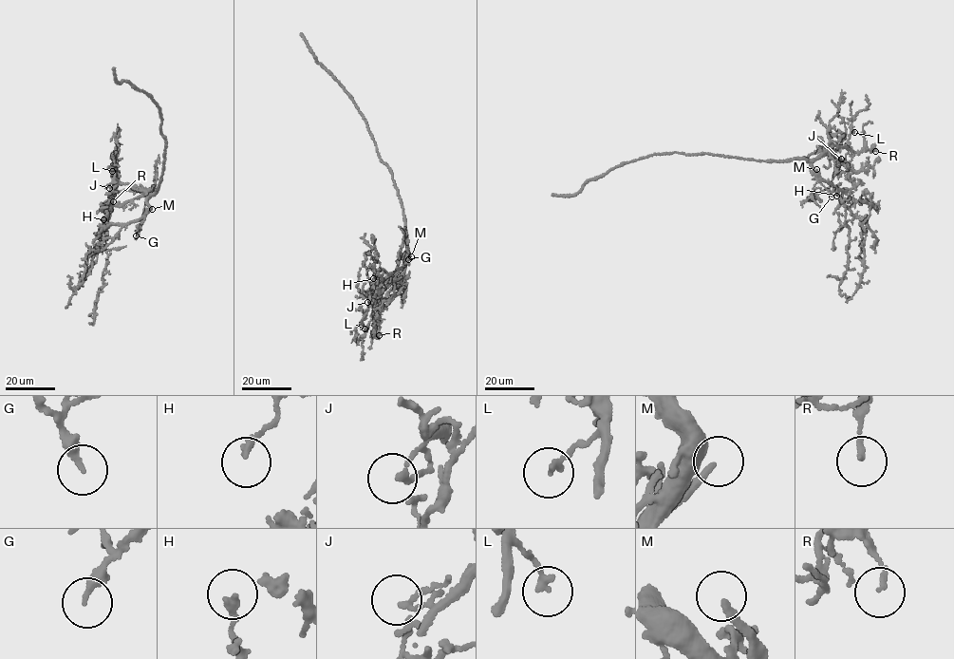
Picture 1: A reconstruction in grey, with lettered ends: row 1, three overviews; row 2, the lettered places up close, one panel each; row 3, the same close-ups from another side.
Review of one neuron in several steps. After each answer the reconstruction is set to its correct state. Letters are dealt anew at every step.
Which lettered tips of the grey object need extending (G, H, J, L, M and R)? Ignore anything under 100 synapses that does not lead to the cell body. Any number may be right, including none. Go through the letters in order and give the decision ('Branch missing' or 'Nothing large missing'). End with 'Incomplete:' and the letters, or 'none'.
G: Nothing large missing
H: Nothing large missing
J: Nothing large missing
L: Nothing large missing
M: Branch missing
R: Nothing large missing
Incomplete: M

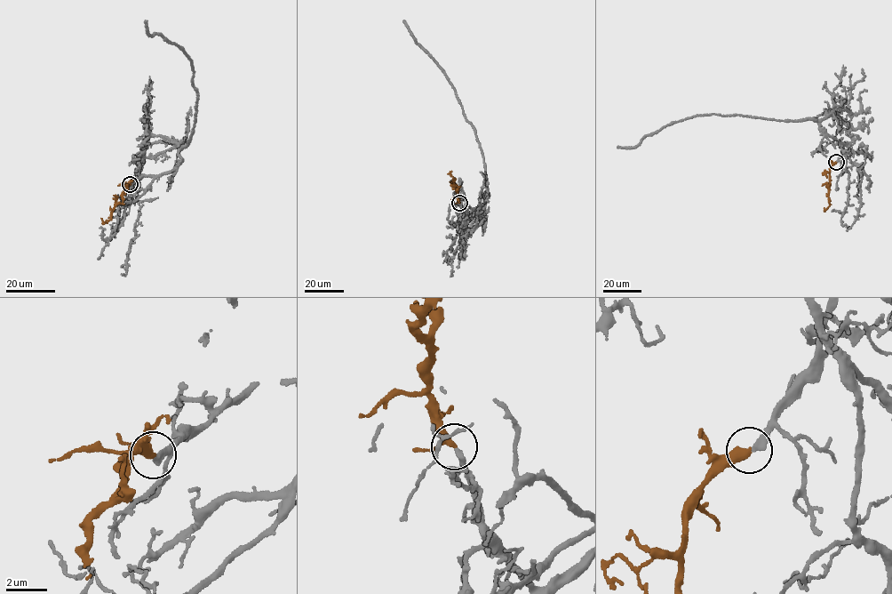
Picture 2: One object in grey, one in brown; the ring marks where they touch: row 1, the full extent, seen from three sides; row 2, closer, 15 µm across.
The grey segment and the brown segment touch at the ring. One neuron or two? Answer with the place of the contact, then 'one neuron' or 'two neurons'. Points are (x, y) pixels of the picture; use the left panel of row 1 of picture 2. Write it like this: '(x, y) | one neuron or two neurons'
(130, 184) | one neuron

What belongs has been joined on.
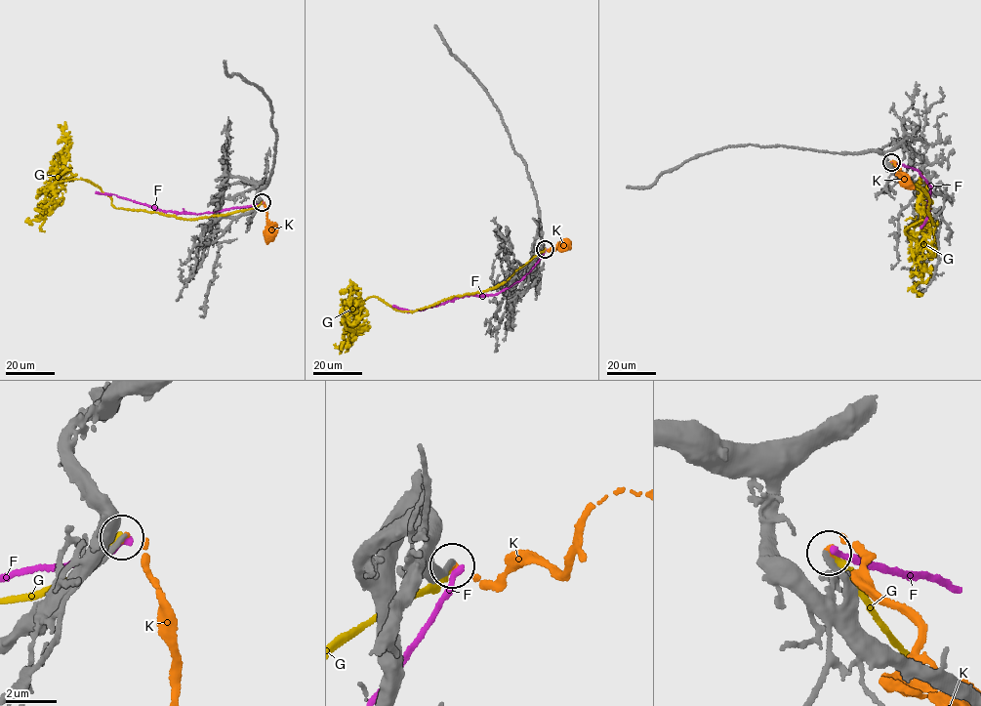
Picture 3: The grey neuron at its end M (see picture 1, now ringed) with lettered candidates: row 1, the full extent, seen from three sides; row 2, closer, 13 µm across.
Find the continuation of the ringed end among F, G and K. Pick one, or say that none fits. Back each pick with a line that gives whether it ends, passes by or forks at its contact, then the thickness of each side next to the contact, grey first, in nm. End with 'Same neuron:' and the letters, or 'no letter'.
K: it ends there; 260 nm thick on the grey side, 110 nm on the other
Same neuron: K

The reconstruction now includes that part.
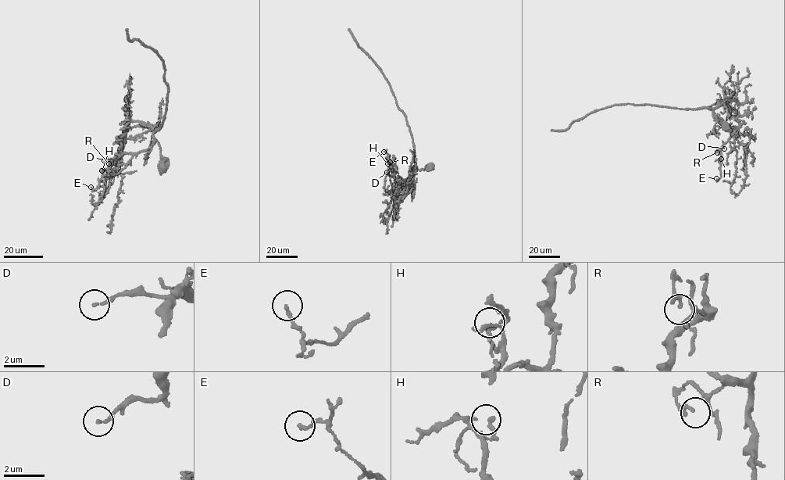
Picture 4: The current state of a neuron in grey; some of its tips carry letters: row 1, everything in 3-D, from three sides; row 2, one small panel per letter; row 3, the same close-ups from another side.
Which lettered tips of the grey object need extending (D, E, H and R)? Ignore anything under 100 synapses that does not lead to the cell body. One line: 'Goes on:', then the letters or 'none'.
Goes on: none

